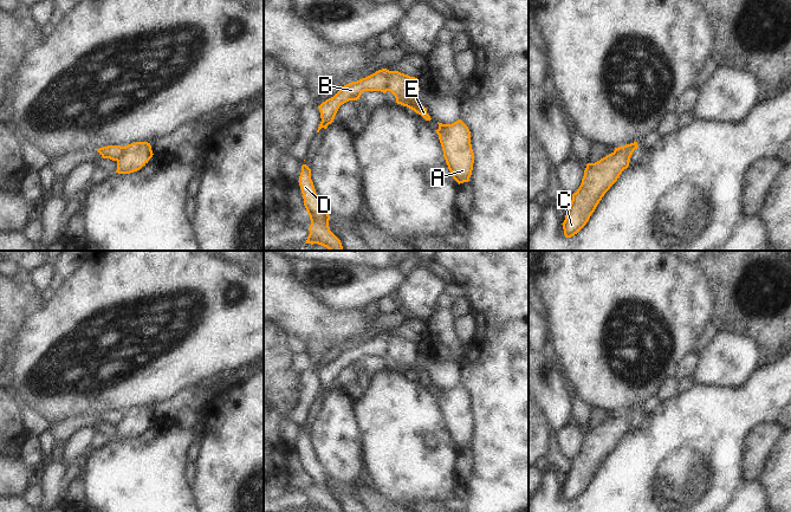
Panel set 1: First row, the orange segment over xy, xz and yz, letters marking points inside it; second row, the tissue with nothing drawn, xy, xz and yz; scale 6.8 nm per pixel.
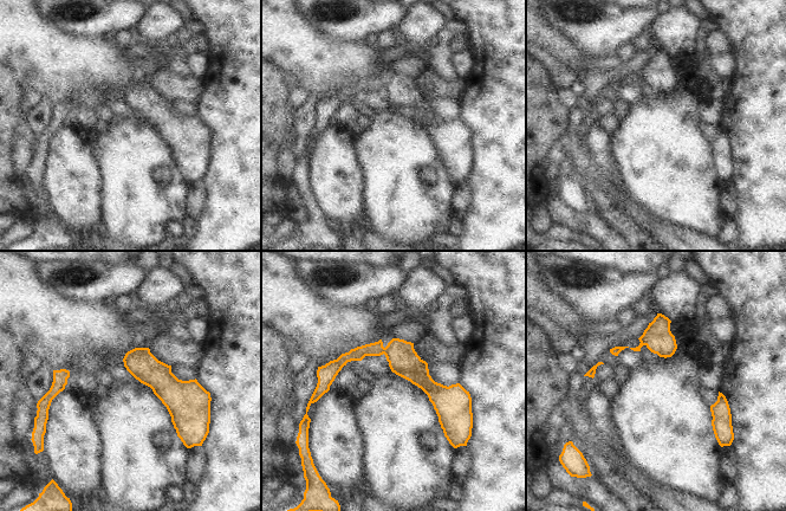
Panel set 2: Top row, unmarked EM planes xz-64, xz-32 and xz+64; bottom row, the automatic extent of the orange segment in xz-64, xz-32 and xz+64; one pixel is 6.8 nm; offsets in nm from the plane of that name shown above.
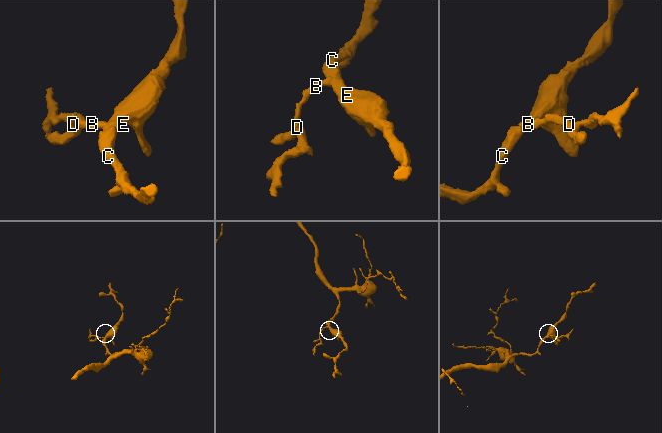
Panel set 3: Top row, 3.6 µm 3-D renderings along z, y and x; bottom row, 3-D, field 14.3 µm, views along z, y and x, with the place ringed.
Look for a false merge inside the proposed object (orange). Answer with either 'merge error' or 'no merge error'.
merge error

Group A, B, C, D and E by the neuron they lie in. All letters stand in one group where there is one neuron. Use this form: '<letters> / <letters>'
A C E / B D

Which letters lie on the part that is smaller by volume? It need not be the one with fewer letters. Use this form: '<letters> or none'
B, D

